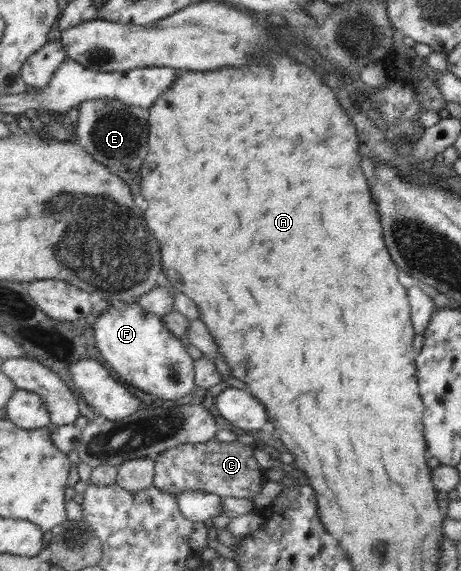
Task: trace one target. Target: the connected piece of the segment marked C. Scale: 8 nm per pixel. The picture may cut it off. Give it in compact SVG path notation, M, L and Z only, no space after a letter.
M216 439L205 443L188 443L166 450L156 456L153 485L168 493L199 491L216 494L222 498L252 499L264 487L266 476L251 445L238 441L220 443Z

